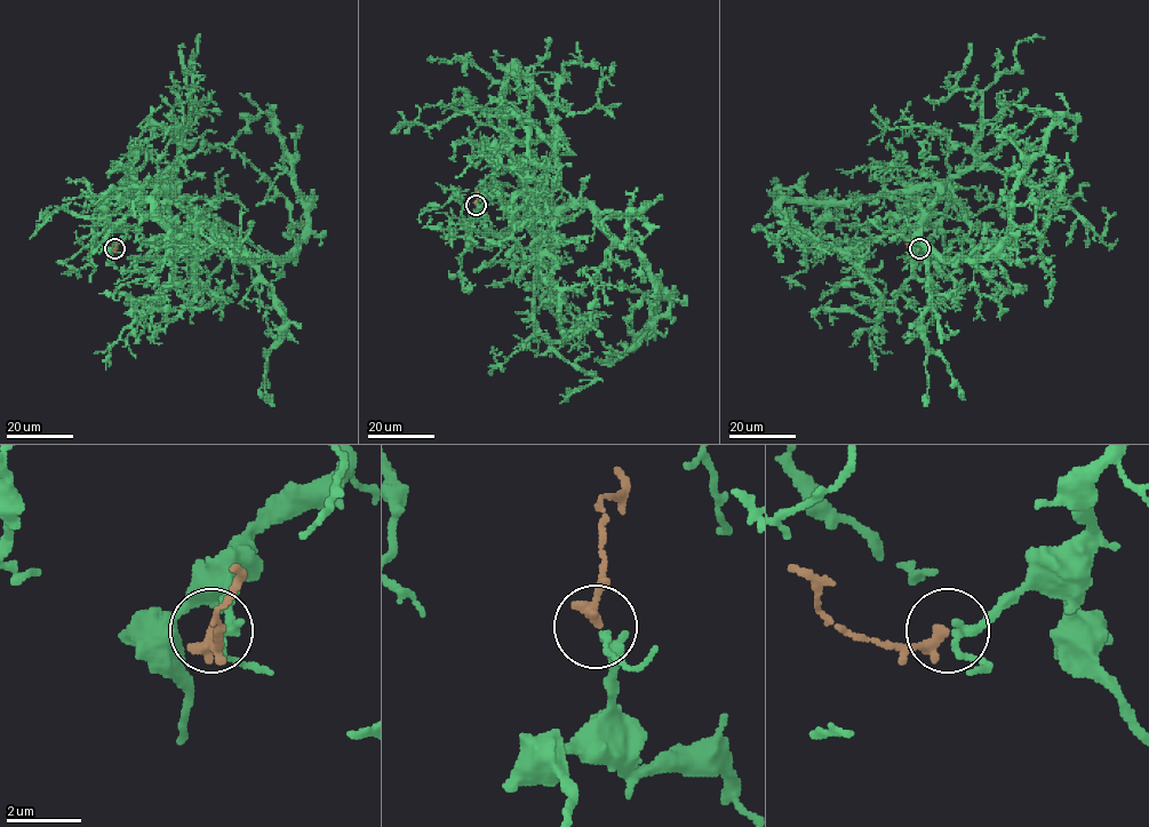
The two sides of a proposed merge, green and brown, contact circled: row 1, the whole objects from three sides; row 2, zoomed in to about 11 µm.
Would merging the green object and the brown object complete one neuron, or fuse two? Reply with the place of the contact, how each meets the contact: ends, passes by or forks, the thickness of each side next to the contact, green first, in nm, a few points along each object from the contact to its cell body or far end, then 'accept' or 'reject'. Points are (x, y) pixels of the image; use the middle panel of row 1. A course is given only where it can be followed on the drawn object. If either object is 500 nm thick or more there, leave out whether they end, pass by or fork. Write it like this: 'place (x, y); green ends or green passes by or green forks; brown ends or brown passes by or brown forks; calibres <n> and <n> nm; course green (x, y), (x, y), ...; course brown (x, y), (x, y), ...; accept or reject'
place (476, 205); green passes by; brown ends; calibres 220 and 320 nm; course green (477, 205), (496, 236), (523, 223), (502, 116), (517, 66), (556, 164), (533, 160), (497, 106); course brown (476, 205), (477, 190); accept

